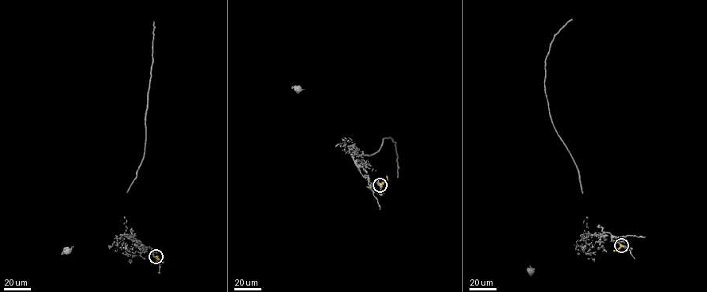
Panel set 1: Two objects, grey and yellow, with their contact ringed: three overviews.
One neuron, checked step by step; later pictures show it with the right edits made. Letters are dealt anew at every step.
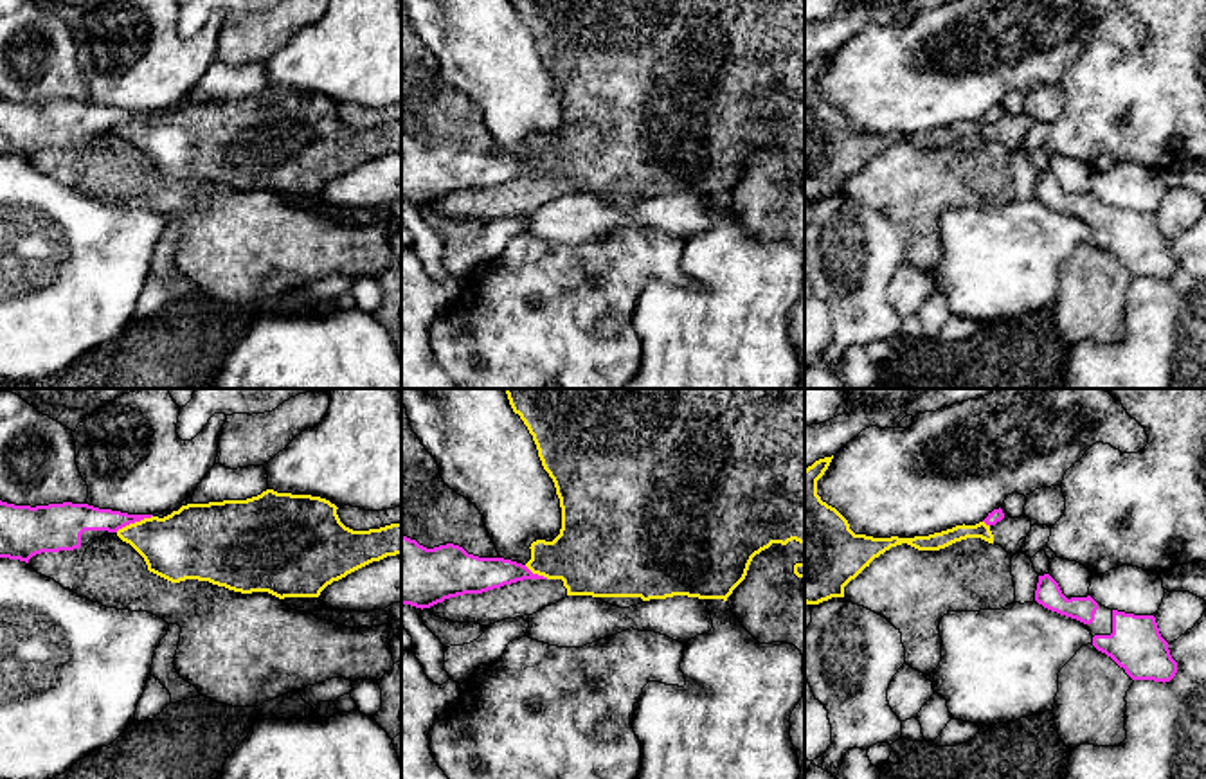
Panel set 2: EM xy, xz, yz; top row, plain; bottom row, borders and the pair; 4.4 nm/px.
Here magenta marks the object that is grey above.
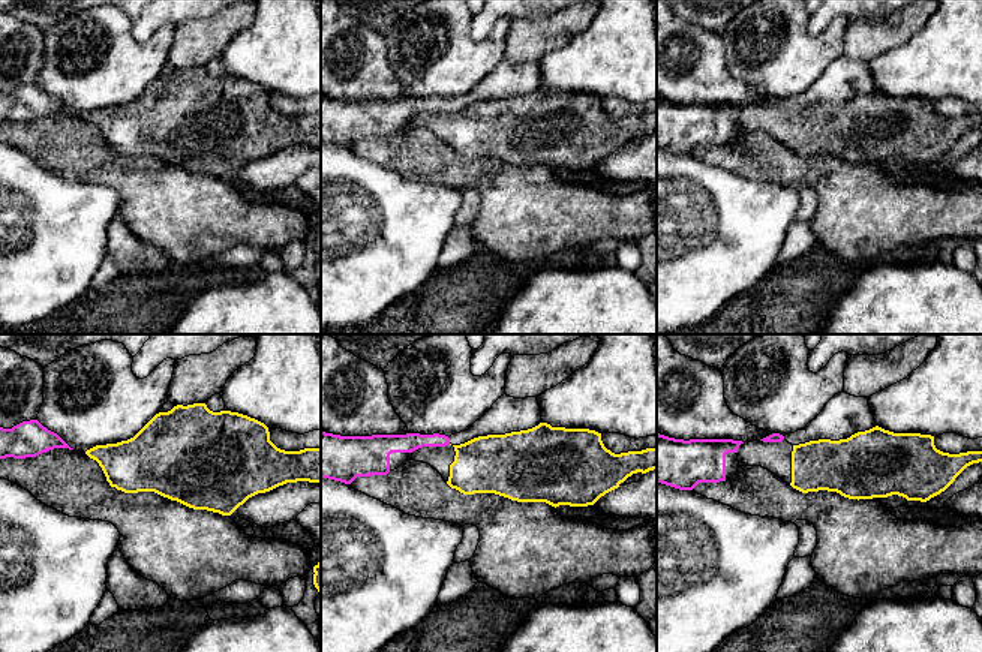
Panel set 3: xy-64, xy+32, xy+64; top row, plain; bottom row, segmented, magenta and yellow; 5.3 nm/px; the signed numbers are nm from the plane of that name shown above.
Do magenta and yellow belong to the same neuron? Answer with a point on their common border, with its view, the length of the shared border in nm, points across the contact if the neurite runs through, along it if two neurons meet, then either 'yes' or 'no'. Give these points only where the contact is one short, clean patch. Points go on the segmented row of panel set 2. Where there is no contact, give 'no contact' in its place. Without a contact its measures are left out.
xy (134, 522) | 180 nm | along xy (152, 515), (116, 531) | no

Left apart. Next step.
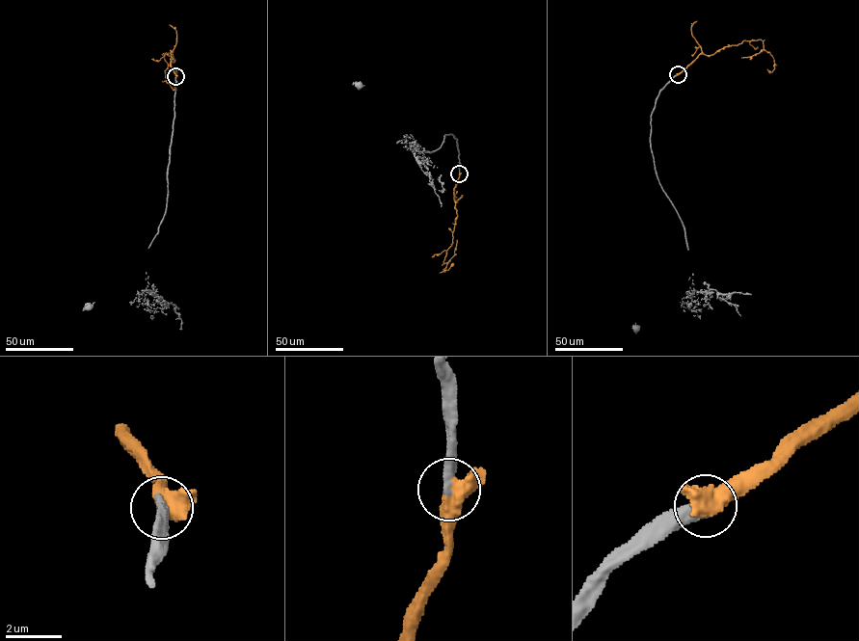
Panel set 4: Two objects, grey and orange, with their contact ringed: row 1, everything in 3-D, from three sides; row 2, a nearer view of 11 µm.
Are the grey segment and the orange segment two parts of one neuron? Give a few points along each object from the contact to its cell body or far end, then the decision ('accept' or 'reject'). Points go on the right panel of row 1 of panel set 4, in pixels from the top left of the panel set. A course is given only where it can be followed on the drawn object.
grey via (678, 74), (657, 99), (650, 146), (657, 178), (684, 227), (694, 291), (637, 327) | orange via (678, 74), (701, 54), (713, 55), (744, 40), (763, 41), (774, 59), (774, 69), (766, 69) | accept

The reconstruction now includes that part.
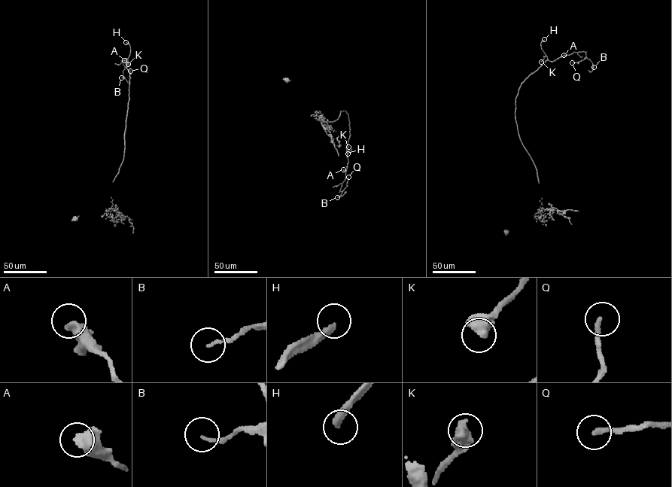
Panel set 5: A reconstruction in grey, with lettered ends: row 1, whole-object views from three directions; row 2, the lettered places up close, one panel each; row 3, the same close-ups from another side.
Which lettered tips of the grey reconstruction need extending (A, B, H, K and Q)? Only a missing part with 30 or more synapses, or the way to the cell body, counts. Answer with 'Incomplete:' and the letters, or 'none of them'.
Incomplete: H

